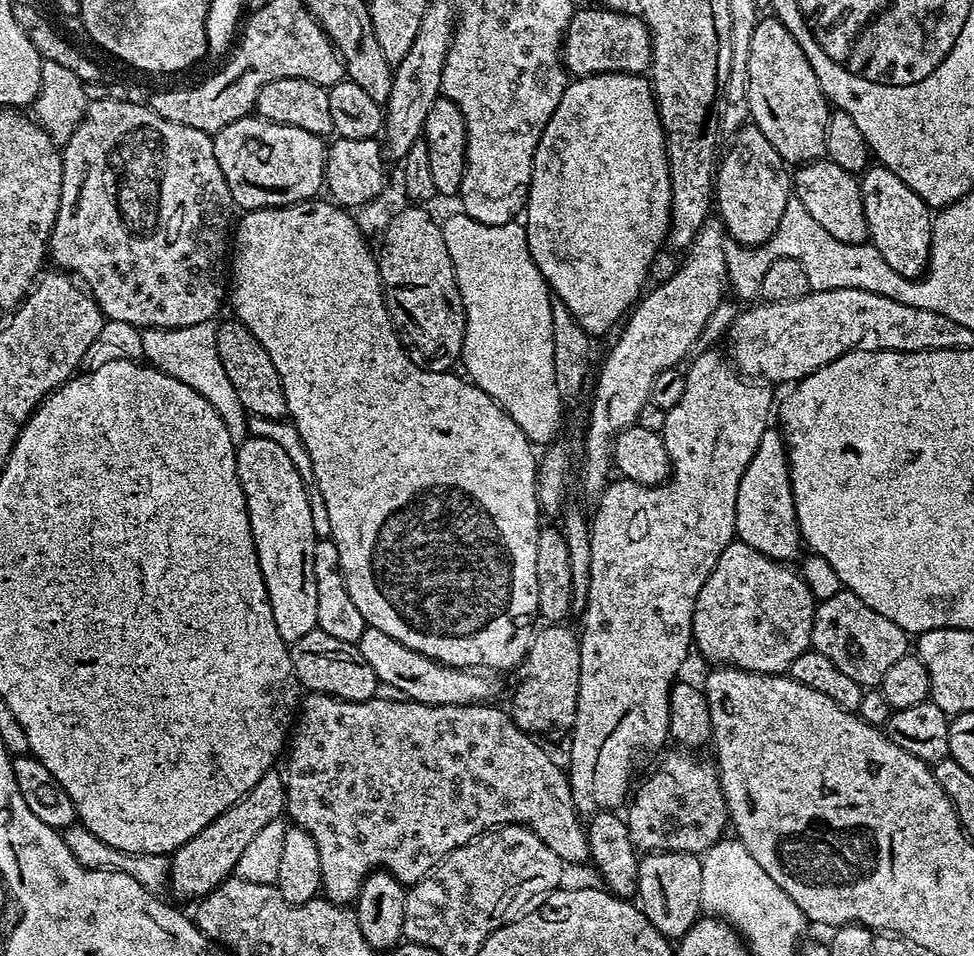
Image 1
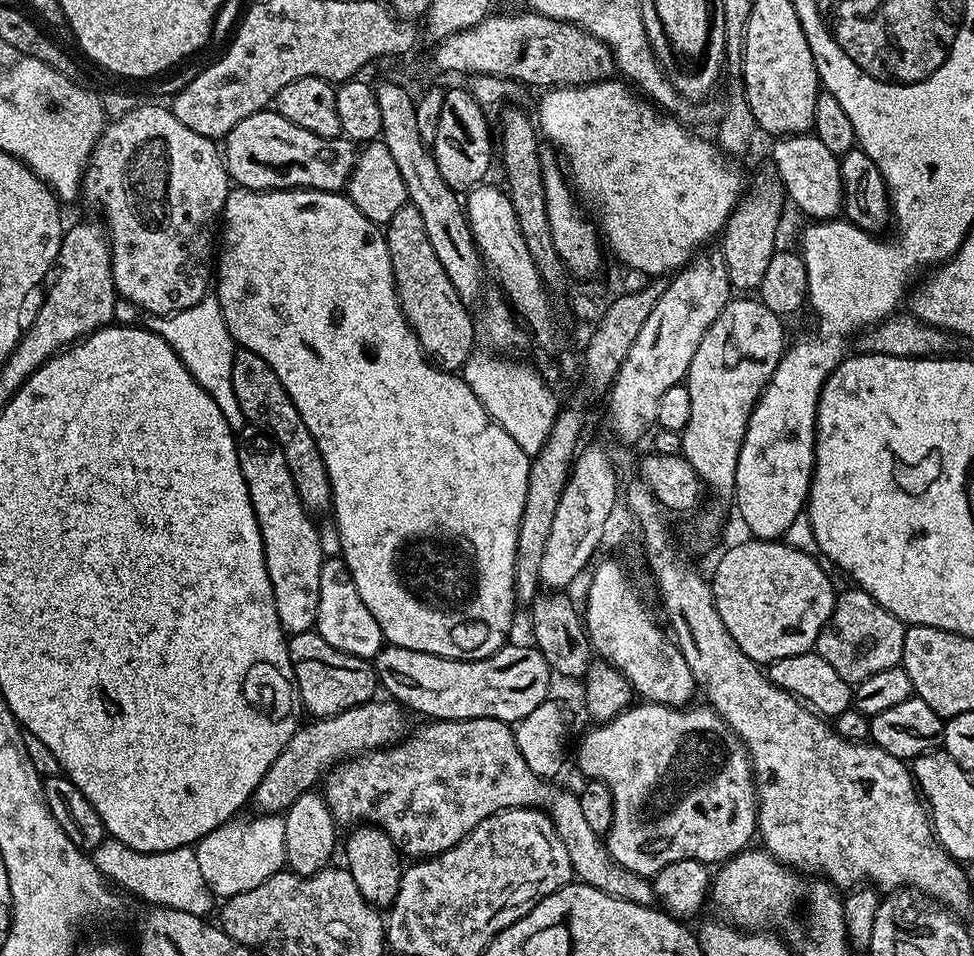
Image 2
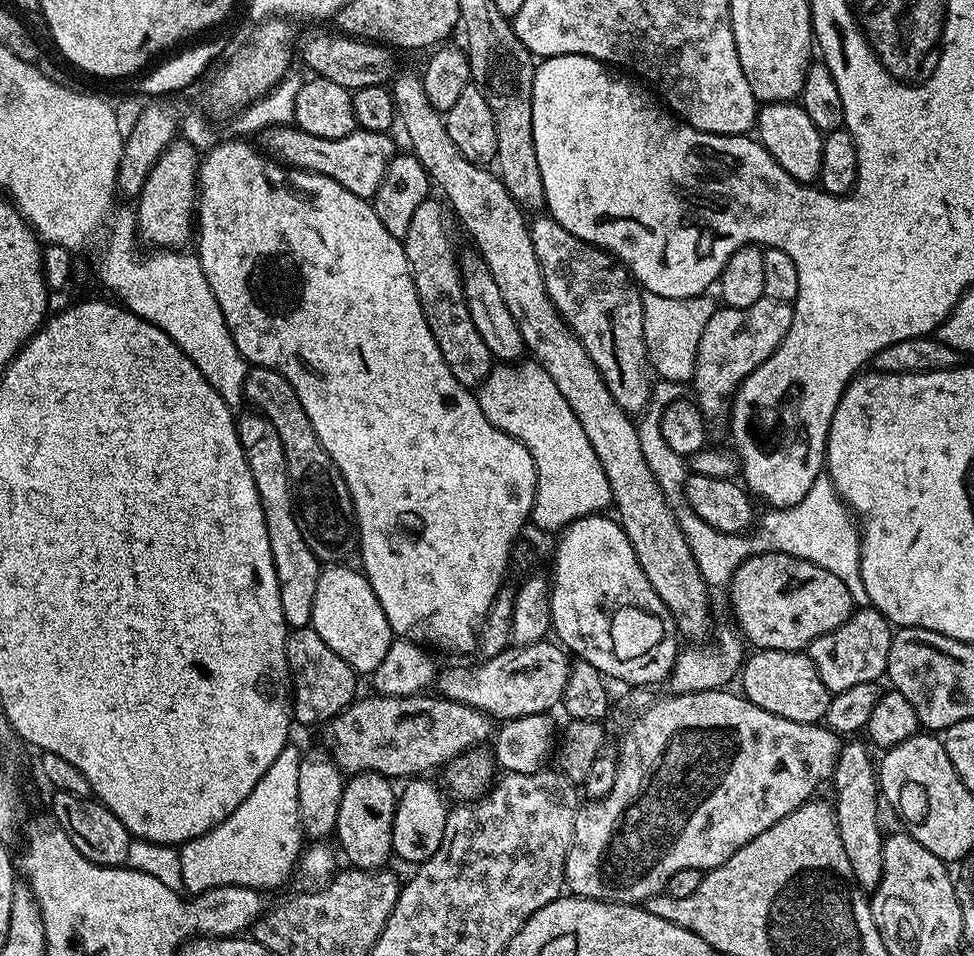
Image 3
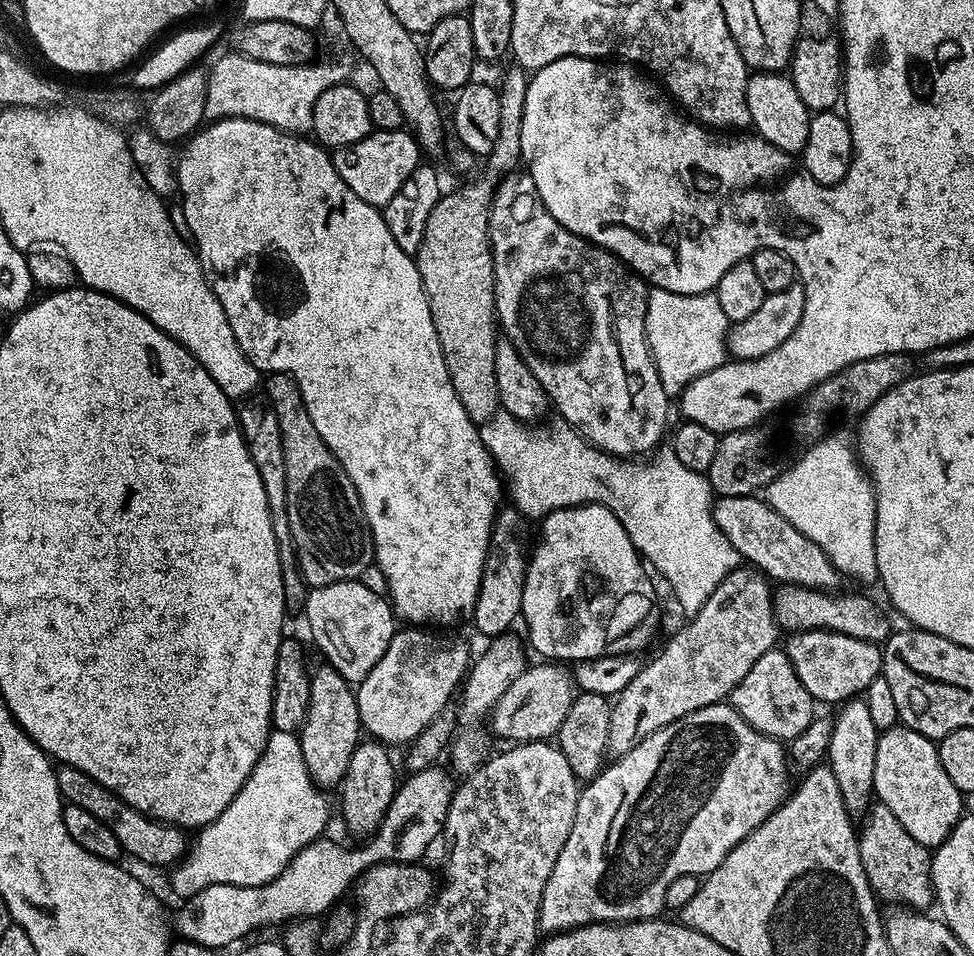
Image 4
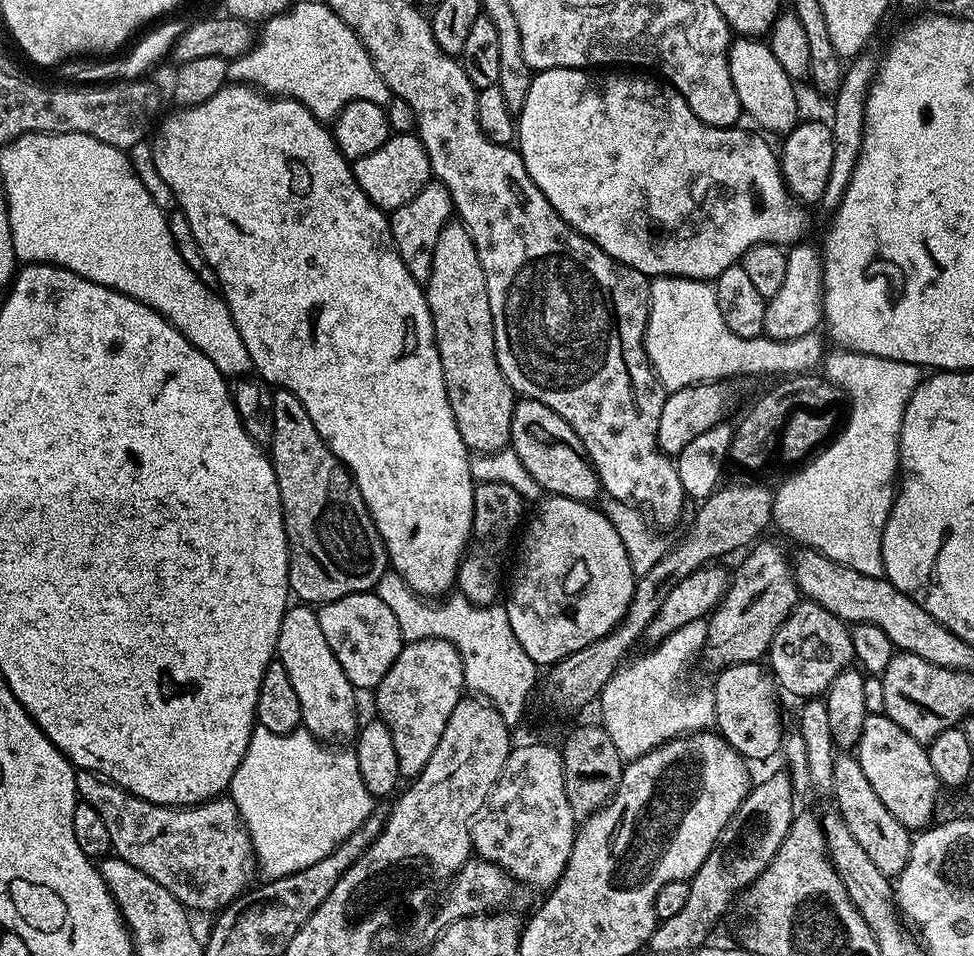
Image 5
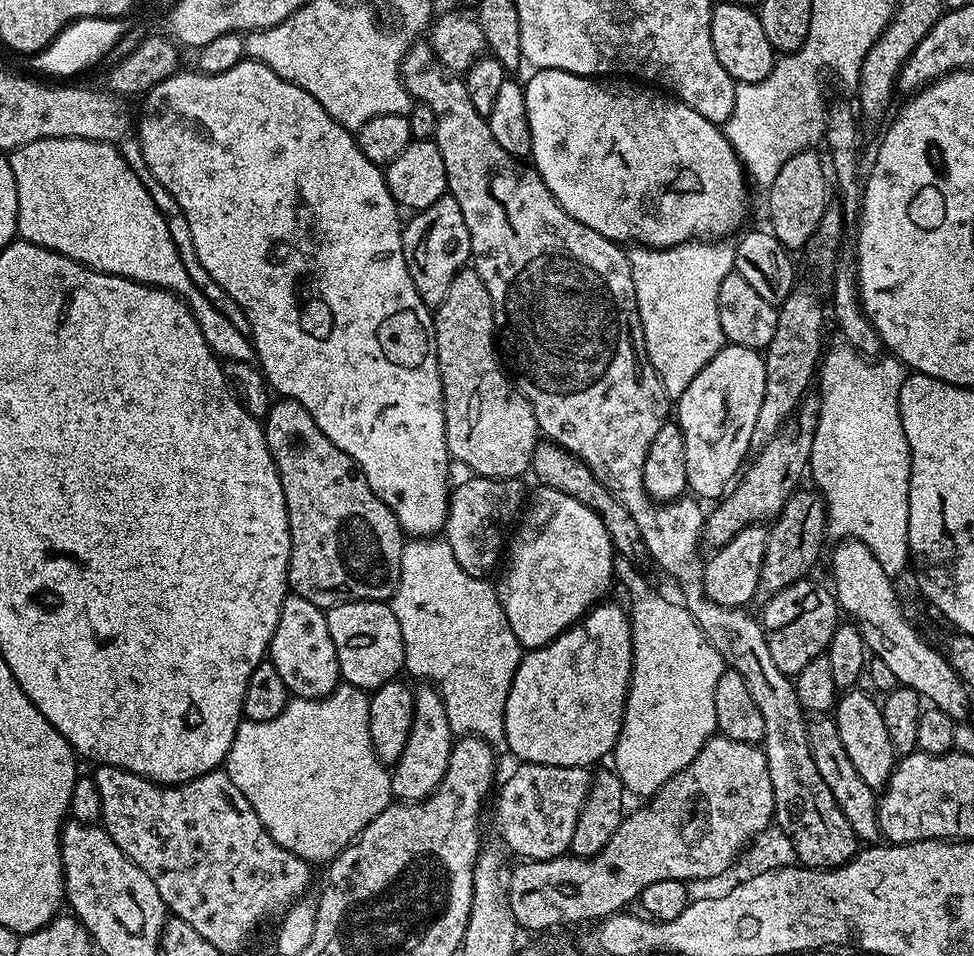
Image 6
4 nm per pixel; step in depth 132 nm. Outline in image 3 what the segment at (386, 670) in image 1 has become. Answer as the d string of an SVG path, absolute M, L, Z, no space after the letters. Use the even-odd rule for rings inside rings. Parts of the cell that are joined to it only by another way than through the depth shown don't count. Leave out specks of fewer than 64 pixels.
M547 639L539 640L538 642L534 642L533 644L516 644L515 646L510 646L504 651L502 654L498 654L494 658L490 658L489 660L480 660L476 662L476 665L473 668L448 668L439 673L434 681L434 688L437 693L443 699L453 700L454 702L462 702L466 706L472 706L477 708L478 711L484 712L487 716L491 716L495 718L497 721L505 722L516 718L522 718L526 715L542 715L544 713L551 713L553 710L552 707L559 705L561 701L564 699L564 691L566 690L566 678L568 677L568 670L570 667L570 656L567 651L559 643L551 642L552 644L548 644L549 641Z

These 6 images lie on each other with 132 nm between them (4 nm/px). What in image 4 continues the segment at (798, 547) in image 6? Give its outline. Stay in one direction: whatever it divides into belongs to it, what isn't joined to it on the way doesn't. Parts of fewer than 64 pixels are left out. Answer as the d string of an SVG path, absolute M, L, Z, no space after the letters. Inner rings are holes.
M741 566L735 568L730 574L726 574L726 578L722 578L722 582L714 590L714 594L710 594L710 598L706 598L706 606L702 606L702 610L698 610L698 614L691 617L687 621L685 628L680 628L668 641L664 644L664 649L653 658L649 664L645 663L641 667L640 672L630 682L630 686L626 686L626 690L622 690L620 695L611 701L612 713L610 714L610 738L608 739L608 756L619 758L630 754L630 750L634 750L634 746L638 746L638 742L642 742L650 734L654 734L662 726L666 726L670 722L674 722L678 718L686 718L686 714L694 714L694 710L705 708L711 704L719 704L727 701L732 695L734 686L738 686L738 682L742 682L742 678L746 678L746 674L750 674L750 666L754 666L754 662L758 662L758 658L762 658L762 654L766 654L771 648L777 647L776 632L778 633L778 625L776 623L776 610L774 607L774 588L767 576L758 568L751 566Z

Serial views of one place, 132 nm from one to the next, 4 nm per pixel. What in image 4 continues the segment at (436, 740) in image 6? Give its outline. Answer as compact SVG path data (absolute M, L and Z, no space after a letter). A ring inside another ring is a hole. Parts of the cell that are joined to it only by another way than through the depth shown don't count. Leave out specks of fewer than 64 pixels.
M408 626L403 630L397 630L392 635L390 646L386 646L386 654L378 658L378 666L374 666L374 670L370 670L370 674L366 674L366 678L355 685L358 714L363 731L385 746L412 744L442 710L442 706L457 695L470 667L467 646L452 636L439 636L436 632L439 631L425 630L420 626Z

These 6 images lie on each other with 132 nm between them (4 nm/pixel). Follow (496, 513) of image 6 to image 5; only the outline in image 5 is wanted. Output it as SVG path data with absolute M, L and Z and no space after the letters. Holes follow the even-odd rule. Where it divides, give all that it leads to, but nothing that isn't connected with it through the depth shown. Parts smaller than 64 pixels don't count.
M486 482L475 485L472 533L464 546L464 557L460 560L460 568L456 571L455 582L459 593L464 595L470 603L495 604L501 599L502 589L506 584L504 559L508 556L508 547L511 544L513 547L518 536L518 529L525 519L524 507L526 507L524 496L518 494L514 486L506 486L506 482Z

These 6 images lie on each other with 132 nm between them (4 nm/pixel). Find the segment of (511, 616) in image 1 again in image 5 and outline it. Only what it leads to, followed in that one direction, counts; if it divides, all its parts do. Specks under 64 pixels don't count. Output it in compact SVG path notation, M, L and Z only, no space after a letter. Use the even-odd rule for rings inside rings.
M232 82L220 88L214 98L206 98L206 102L176 111L180 112L163 117L164 125L162 120L151 137L154 166L161 180L176 195L179 211L184 212L189 220L201 254L214 270L219 291L238 326L238 334L242 334L242 342L246 342L252 368L260 371L259 379L263 383L293 392L303 402L306 414L310 414L310 422L314 422L326 446L352 473L352 479L374 518L374 526L378 526L378 534L384 540L391 571L397 572L418 595L443 597L455 585L464 546L472 533L474 481L470 450L462 442L462 434L458 434L456 419L450 410L425 289L413 278L410 270L406 270L402 258L396 253L391 242L392 225L385 209L372 204L358 186L352 164L338 150L331 131L296 100L265 94L249 85Z

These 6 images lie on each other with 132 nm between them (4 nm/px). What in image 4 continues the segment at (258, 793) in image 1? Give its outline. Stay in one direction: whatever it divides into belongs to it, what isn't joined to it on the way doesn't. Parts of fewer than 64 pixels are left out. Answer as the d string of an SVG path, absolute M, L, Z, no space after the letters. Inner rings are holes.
M536 662L533 666L525 667L524 672L518 678L514 678L514 682L510 686L510 690L506 690L506 694L502 694L502 698L498 698L498 702L492 708L490 717L490 732L493 737L501 736L502 739L508 740L504 742L515 742L516 744L527 744L533 740L551 741L553 737L559 733L562 722L566 722L566 714L570 714L570 706L578 695L576 682L571 671L568 672L567 667L561 666L556 662Z

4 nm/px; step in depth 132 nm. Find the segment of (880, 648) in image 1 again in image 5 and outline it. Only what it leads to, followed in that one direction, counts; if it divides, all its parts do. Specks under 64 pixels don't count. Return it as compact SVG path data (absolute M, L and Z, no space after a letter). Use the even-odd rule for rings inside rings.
M801 599L774 634L766 660L775 683L783 691L785 688L790 695L799 698L819 697L828 691L834 678L853 663L849 625L813 600Z

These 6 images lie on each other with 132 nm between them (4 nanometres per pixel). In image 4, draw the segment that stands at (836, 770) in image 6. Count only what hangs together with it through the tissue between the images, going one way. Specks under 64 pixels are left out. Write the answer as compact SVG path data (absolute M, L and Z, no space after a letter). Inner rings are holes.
M873 803L862 821L864 825L858 828L860 857L873 893L881 901L893 900L891 903L896 906L907 906L913 910L927 909L927 904L931 905L934 900L929 849L914 842L914 838L906 834L906 826L902 826L902 822L898 822L898 818L894 818L894 814L890 814L884 804Z

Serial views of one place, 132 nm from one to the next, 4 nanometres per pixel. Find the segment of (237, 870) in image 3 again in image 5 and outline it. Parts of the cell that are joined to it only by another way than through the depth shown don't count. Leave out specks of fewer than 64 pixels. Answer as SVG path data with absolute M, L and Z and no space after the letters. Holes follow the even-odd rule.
M259 726L253 728L250 746L232 779L230 799L236 803L236 809L240 811L240 816L244 819L244 828L252 843L252 851L256 854L259 871L265 872L268 880L277 880L294 874L298 870L306 870L306 866L314 866L314 862L322 862L322 858L326 858L339 844L346 842L346 838L350 838L350 834L354 834L354 830L358 830L358 826L362 826L362 822L366 822L366 818L372 813L374 797L370 790L366 790L366 782L362 782L355 751L351 747L346 747L348 746L333 746L331 743L312 736L307 730L297 730L290 734L274 734Z

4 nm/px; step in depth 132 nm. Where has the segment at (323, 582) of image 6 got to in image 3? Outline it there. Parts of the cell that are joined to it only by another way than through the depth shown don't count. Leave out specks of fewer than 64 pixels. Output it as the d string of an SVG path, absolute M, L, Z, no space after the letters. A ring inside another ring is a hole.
M252 366L244 379L244 398L261 416L274 422L274 430L278 430L278 438L282 438L292 509L298 530L302 530L302 538L306 538L306 546L310 546L321 562L344 562L358 548L356 511L350 490L338 466L334 466L330 454L326 454L322 442L318 442L318 434L314 434L314 426L310 426L310 418L306 418L306 410L302 410L294 386L290 386L278 370Z

